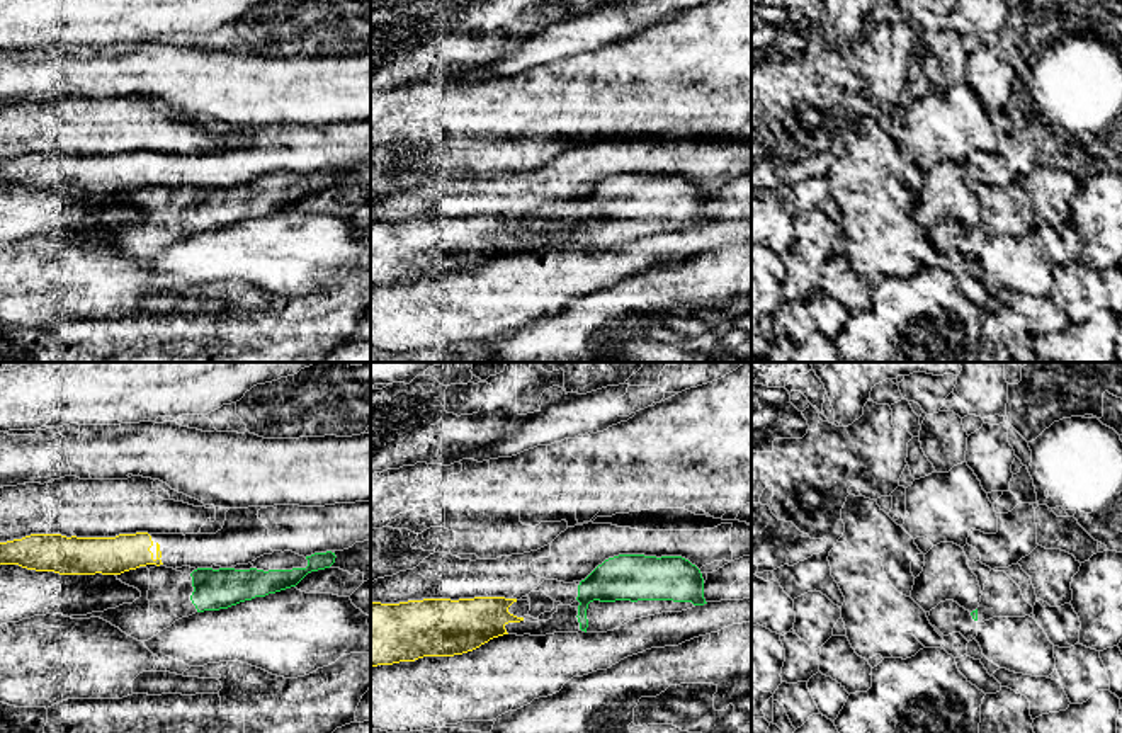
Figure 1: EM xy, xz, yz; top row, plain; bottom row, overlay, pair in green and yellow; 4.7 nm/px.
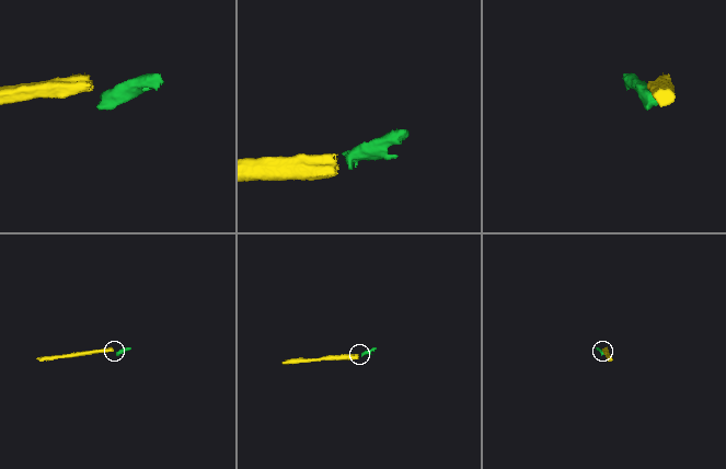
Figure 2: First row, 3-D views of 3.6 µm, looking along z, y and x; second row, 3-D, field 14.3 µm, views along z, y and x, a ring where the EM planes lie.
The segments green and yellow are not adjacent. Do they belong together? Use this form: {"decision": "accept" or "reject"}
{"decision": "reject"}

